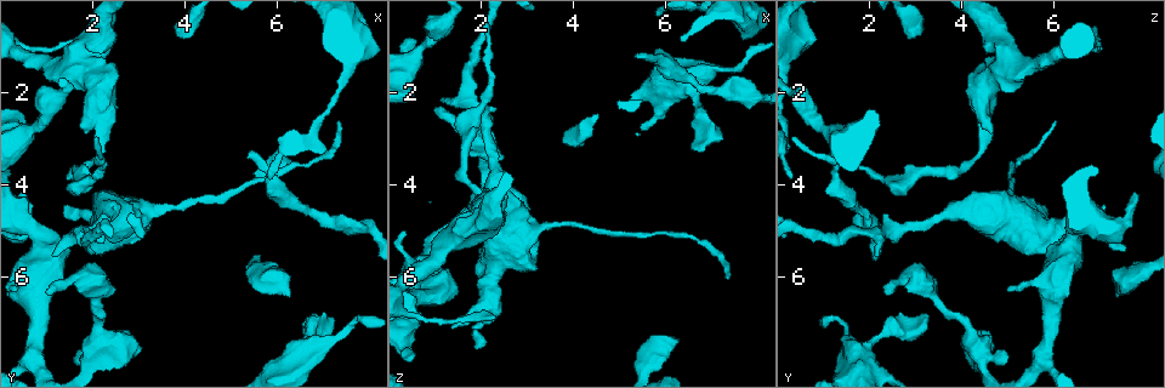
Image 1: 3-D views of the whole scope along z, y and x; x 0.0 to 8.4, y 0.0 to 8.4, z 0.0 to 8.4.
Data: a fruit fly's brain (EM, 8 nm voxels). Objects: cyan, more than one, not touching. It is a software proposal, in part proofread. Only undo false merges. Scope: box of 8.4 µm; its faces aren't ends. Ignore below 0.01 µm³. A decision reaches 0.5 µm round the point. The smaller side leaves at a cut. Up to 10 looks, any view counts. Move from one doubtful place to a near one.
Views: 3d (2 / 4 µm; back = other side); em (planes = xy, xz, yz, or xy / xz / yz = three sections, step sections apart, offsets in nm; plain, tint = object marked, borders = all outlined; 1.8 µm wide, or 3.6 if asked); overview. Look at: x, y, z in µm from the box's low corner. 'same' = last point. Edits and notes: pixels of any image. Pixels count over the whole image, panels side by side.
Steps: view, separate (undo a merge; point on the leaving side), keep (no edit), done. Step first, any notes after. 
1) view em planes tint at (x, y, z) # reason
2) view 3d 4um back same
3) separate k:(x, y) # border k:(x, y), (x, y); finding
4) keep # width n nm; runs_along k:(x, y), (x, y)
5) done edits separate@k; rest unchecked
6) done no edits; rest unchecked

view em planes tint at (2.20, 2.35, 4.50) # arms part here

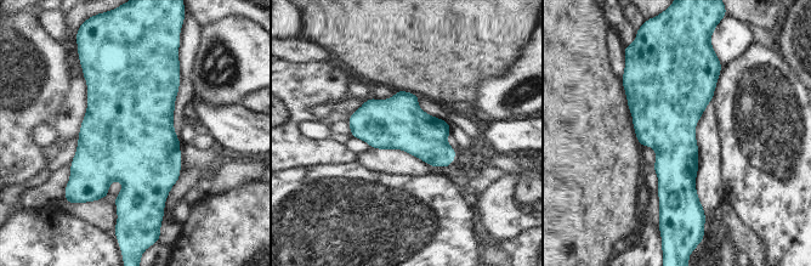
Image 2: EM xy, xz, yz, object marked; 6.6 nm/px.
keep # one cell here

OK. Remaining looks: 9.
view em xy step 8 tint at (5.90, 3.80, 1.25) # thick turns thin

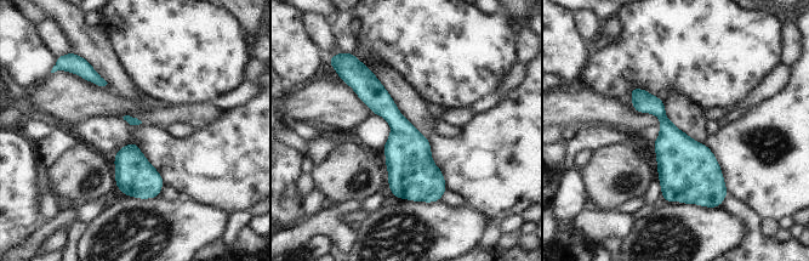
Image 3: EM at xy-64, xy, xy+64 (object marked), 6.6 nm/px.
view em planes tint same # another direction

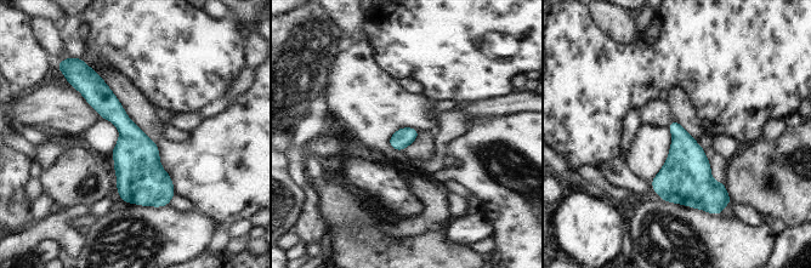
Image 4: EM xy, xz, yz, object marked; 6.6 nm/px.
keep # width 130 nm; one cell here

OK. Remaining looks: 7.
view em 3.6um xy step 4 tint at (2.25, 5.20, 5.75) # abrupt turn

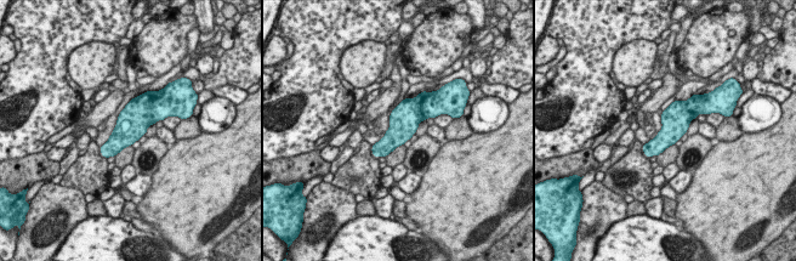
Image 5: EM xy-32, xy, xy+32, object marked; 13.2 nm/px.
view em 3.6um planes tint same

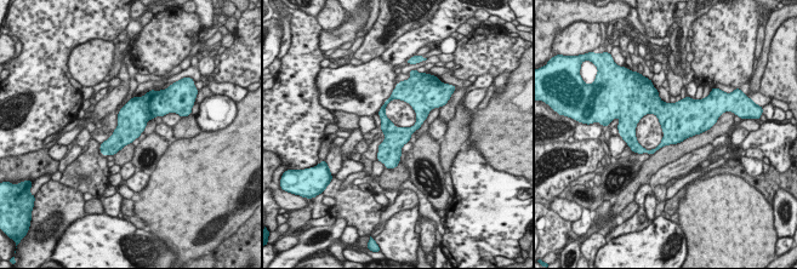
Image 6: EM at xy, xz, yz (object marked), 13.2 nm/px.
keep # runs_along 6:(420, 107), (419, 122), (390, 150), (388, 165); one cell here

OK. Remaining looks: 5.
view 3d 4um at (2.15, 7.45, 4.35) # four or more arms meet

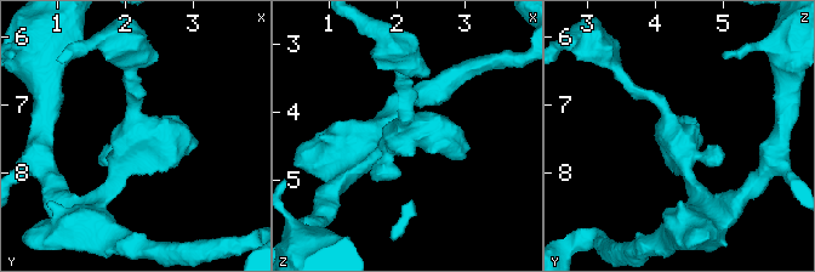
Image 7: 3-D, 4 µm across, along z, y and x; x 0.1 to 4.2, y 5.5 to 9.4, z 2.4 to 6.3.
view em 3.6um xz step 8 tint at (2.15, 7.45, 4.30) # need the tissue

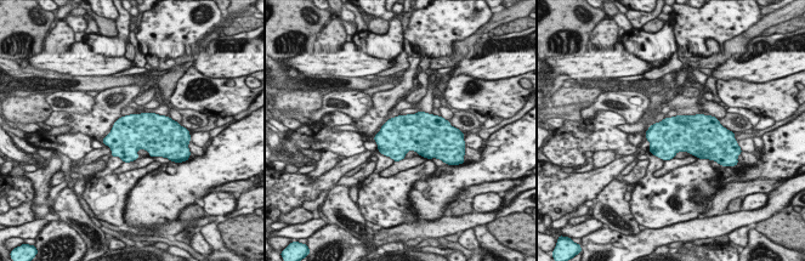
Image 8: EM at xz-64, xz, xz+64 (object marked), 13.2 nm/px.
keep # width 480 nm; continuous, no second cell

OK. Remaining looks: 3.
done no edits; rest unchecked

